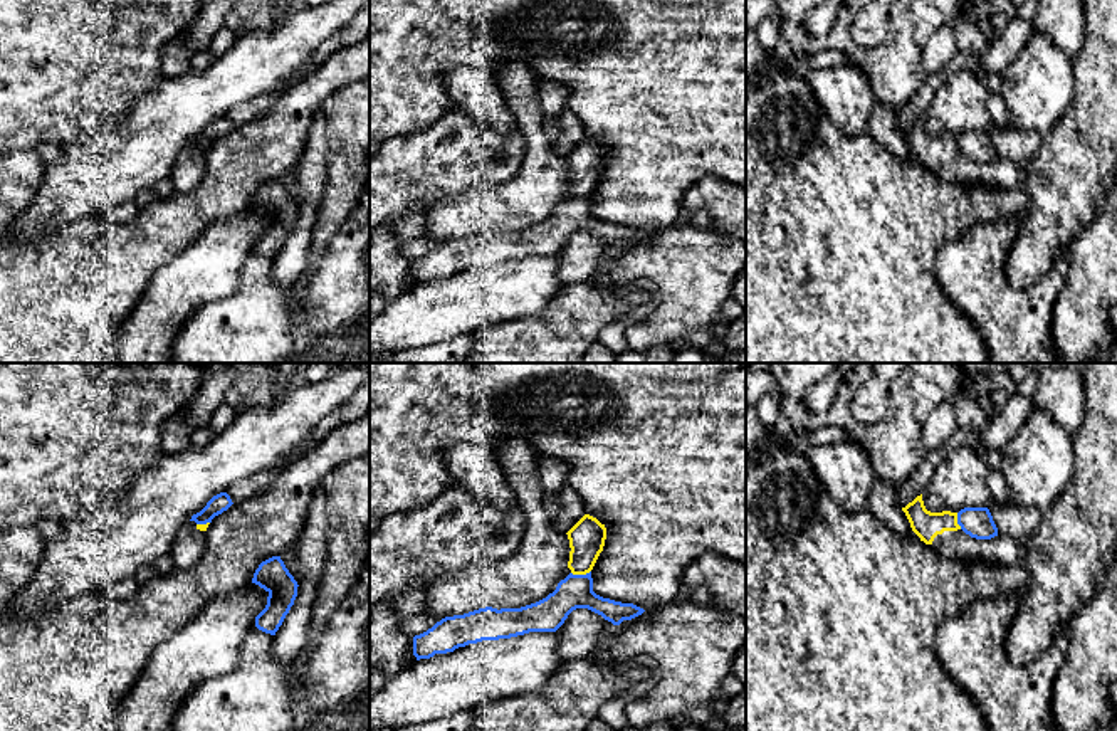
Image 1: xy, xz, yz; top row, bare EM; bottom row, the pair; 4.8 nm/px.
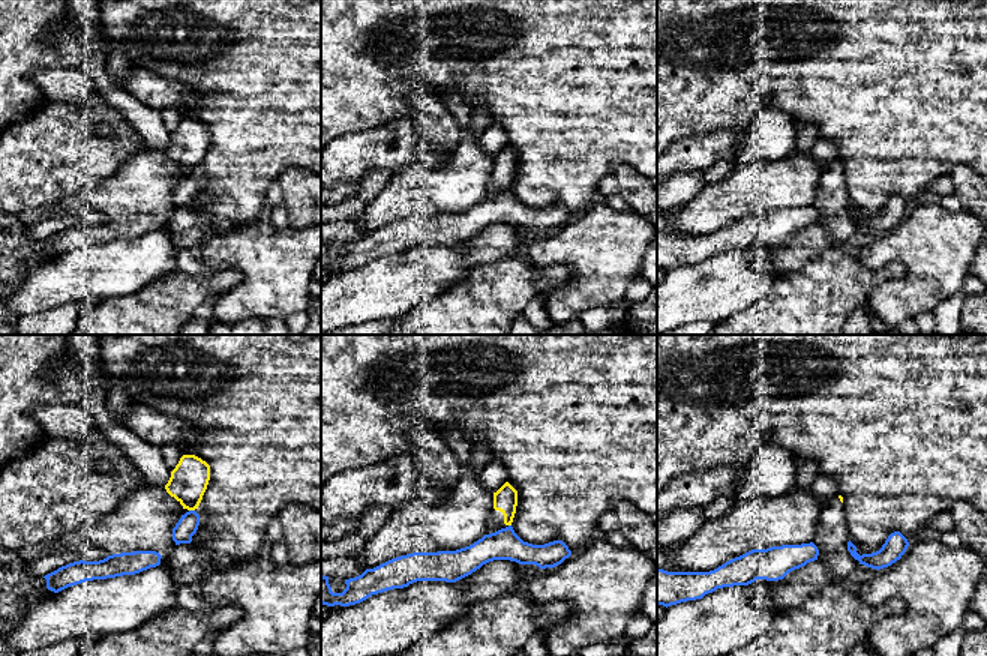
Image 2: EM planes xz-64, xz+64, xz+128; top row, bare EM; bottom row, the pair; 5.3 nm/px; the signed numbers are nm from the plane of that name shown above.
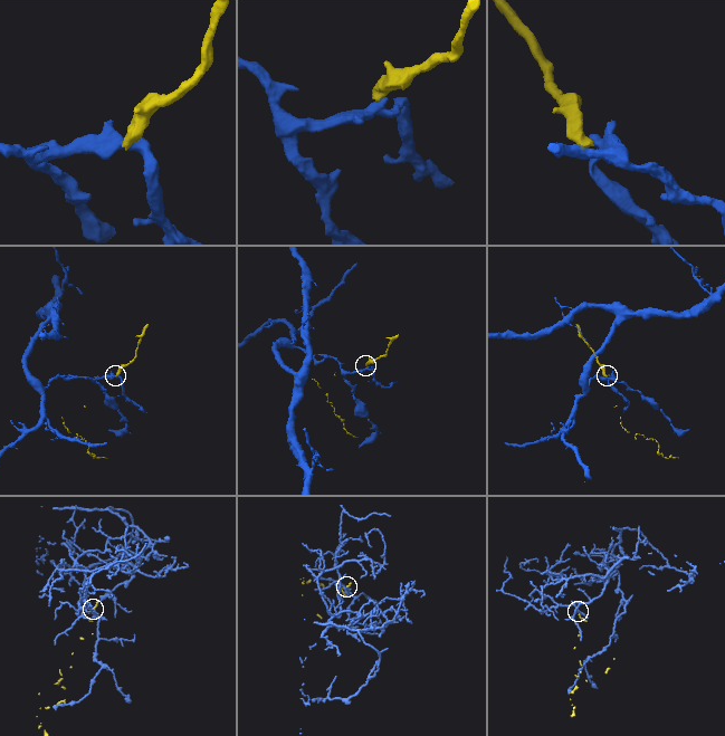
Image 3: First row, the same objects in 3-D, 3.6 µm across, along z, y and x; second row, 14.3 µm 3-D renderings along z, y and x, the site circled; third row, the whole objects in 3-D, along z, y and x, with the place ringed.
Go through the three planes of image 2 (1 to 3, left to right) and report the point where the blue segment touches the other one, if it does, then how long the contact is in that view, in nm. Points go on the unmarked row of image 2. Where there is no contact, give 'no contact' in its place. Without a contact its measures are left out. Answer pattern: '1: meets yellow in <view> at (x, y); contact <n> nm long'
1: meets yellow in xz-64 at (192, 173); contact 30 nm long
2: no contact
3: no contact

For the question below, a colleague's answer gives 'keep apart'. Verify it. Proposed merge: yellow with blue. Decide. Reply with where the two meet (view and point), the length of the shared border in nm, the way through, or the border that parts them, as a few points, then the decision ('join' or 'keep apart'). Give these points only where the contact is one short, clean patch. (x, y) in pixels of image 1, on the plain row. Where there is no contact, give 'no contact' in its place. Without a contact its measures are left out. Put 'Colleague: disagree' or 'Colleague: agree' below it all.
meets yellow in xz at (580, 197); contact 100 nm long; border along xz (590, 194), (571, 197); keep apart
Colleague: agree

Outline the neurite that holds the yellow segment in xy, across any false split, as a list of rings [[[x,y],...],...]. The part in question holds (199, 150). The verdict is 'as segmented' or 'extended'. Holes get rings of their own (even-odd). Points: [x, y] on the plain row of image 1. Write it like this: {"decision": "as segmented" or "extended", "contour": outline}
{"decision": "extended", "contour": [[[186,145],[176,158],[175,168],[170,175],[175,192],[186,193],[191,192],[203,178],[207,171],[205,155],[210,146],[197,148],[195,145]]]}

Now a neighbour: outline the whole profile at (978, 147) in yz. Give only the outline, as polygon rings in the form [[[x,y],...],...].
[[[964,131],[957,136],[961,153],[976,163],[998,160],[998,151],[988,131]]]

